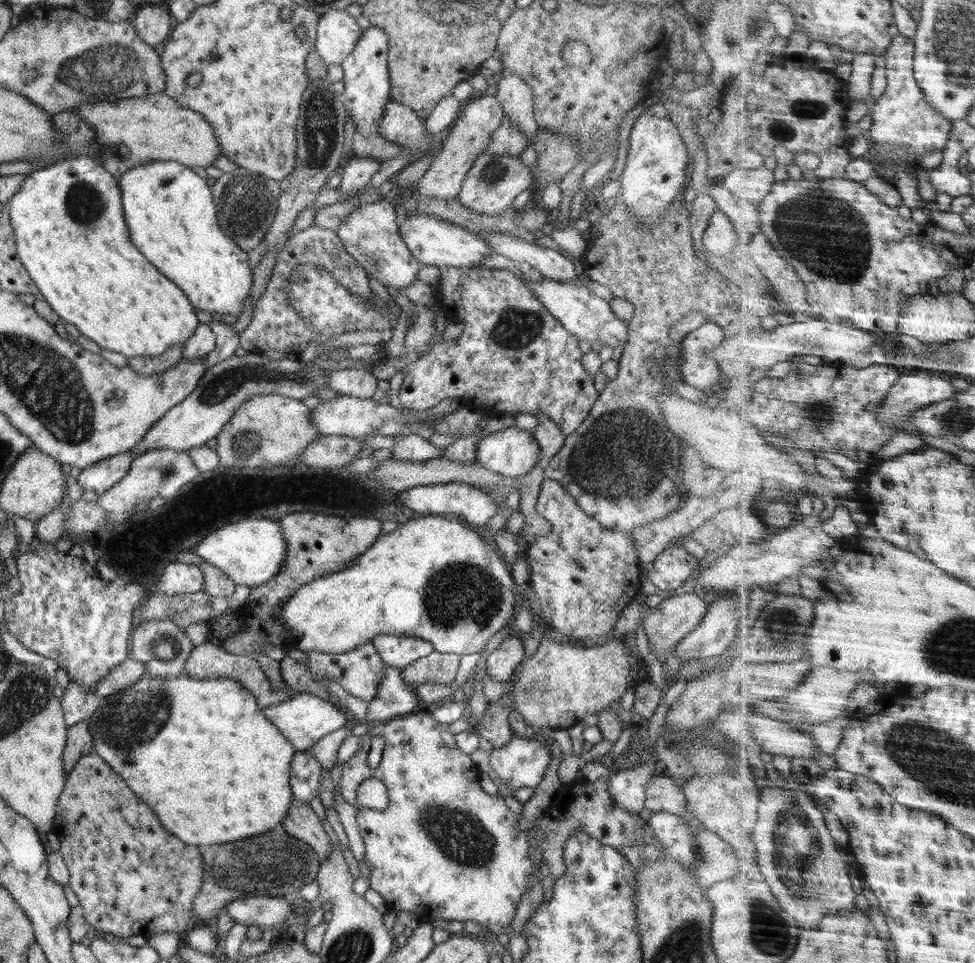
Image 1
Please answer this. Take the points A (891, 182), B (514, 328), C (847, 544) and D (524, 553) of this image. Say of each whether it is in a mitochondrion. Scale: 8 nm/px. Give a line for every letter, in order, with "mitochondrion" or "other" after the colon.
A: other
B: mitochondrion
C: other
D: other

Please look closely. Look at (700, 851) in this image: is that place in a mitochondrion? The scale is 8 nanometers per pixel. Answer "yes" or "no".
yes

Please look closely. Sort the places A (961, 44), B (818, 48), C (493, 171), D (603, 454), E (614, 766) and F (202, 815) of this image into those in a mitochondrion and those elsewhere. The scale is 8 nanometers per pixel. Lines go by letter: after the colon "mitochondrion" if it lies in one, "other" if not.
A: mitochondrion
B: other
C: mitochondrion
D: mitochondrion
E: other
F: other

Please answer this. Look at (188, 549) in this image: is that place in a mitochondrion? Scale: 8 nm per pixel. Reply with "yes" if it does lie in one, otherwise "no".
no

